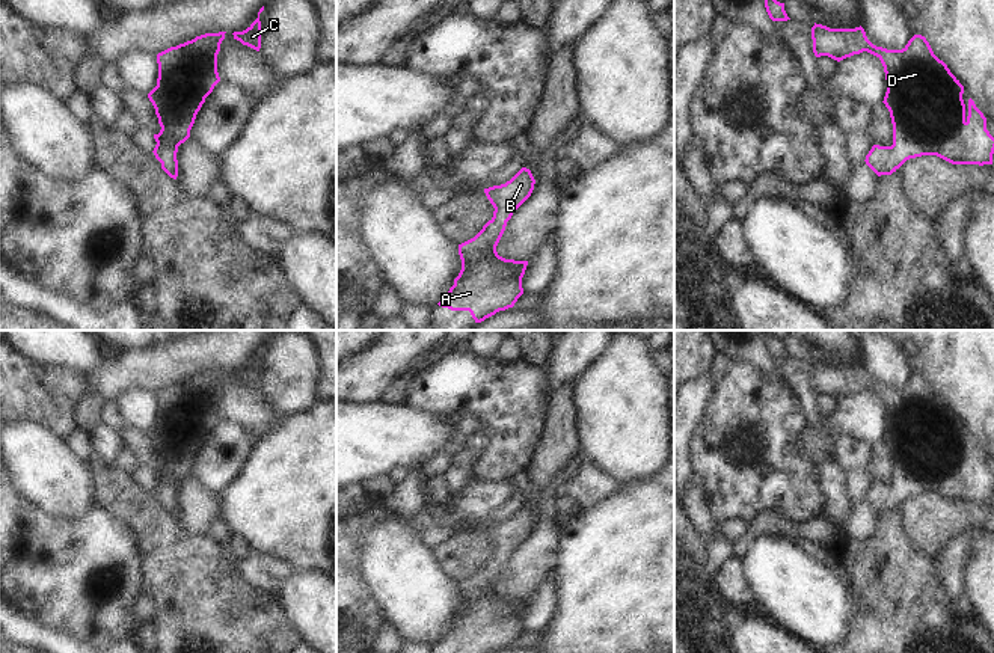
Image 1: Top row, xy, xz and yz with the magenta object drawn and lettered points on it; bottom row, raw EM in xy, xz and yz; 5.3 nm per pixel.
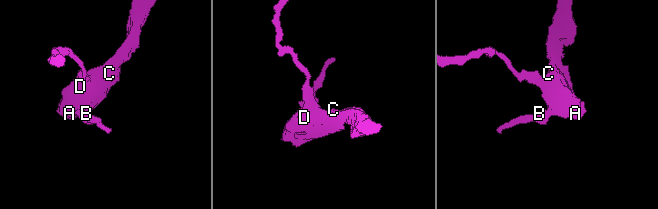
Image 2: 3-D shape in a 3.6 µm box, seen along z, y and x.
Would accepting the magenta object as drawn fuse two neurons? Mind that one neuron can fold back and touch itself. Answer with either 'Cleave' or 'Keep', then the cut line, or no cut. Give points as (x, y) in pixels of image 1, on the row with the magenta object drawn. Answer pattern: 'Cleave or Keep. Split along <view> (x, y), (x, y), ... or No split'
Keep. No split

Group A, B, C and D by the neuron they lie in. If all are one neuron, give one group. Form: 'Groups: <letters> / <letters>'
Groups: A B C D

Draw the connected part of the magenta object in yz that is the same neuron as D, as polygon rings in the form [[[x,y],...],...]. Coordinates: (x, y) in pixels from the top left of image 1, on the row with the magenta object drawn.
[[[822,24],[811,27],[813,53],[837,62],[867,51],[876,56],[885,72],[887,92],[884,104],[893,124],[893,145],[873,145],[866,155],[866,164],[878,175],[891,175],[907,160],[922,155],[937,155],[952,164],[992,164],[994,137],[986,130],[986,118],[970,98],[964,104],[964,86],[940,60],[922,35],[914,35],[902,50],[887,50],[873,45],[864,29],[830,29]]]

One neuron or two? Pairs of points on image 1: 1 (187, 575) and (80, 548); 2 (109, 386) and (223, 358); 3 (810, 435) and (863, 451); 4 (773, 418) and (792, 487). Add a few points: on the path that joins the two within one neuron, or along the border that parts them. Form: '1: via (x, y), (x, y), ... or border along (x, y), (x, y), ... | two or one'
1: border along (131, 528), (141, 558), (142, 590) | two
2: via (138, 368), (156, 368), (183, 358), (195, 358) | one
3: border along (836, 442), (845, 438), (857, 438), (872, 445) | two
4: via (773, 435), (773, 463), (776, 471) | one

